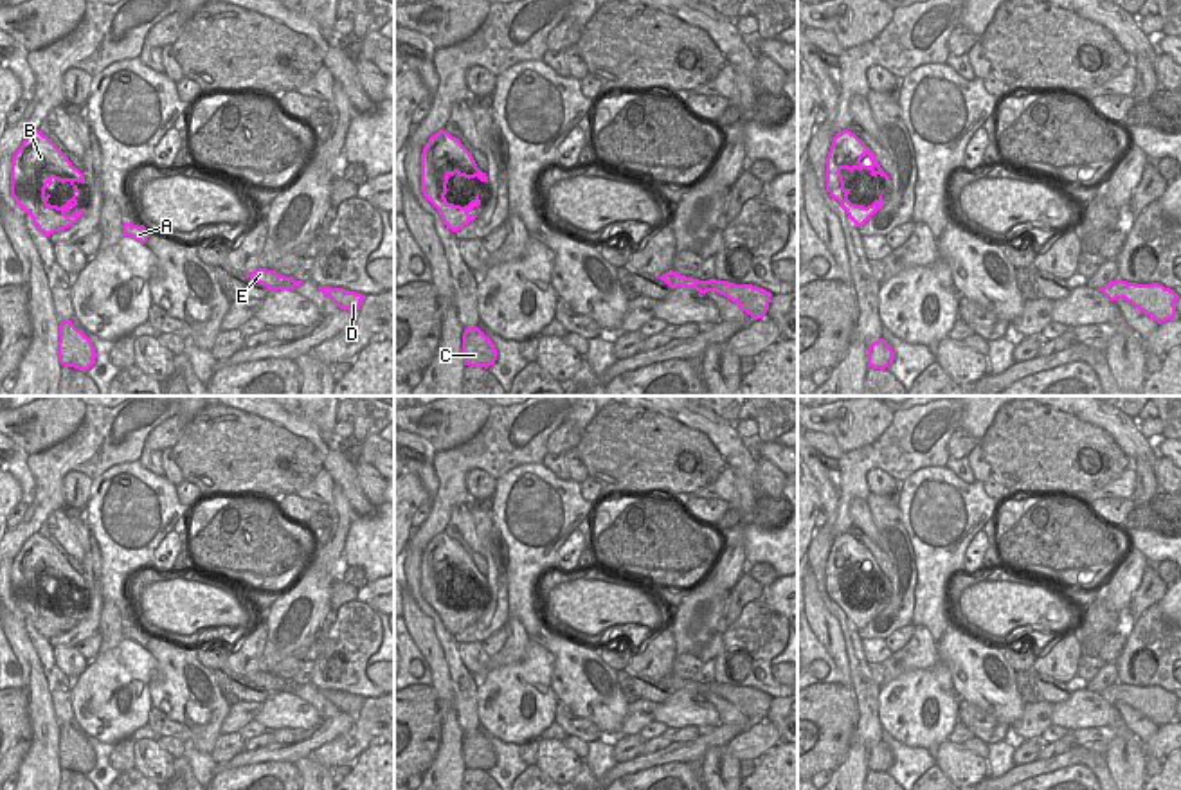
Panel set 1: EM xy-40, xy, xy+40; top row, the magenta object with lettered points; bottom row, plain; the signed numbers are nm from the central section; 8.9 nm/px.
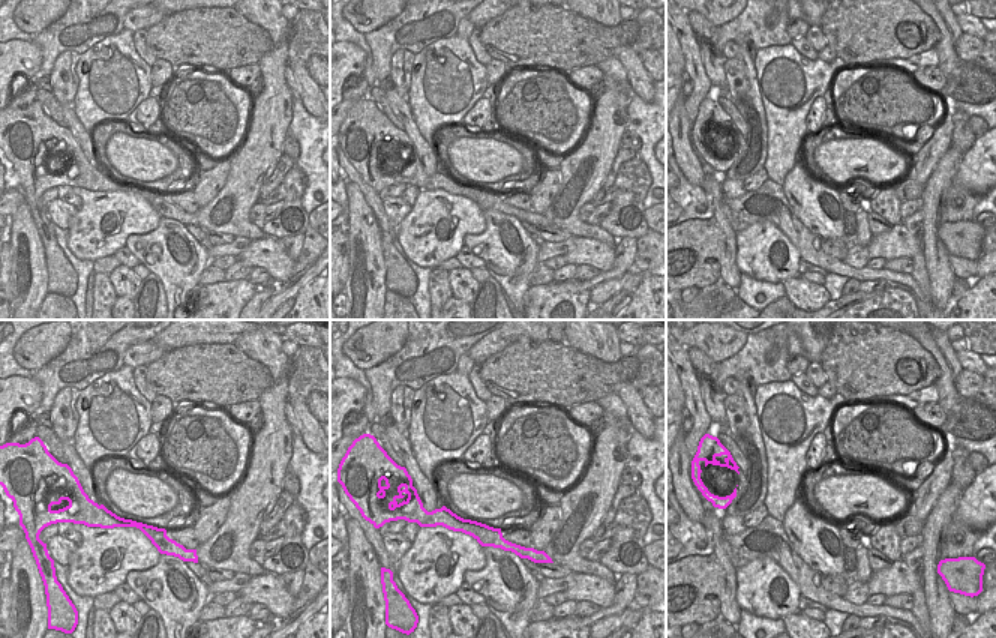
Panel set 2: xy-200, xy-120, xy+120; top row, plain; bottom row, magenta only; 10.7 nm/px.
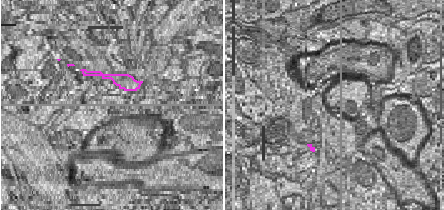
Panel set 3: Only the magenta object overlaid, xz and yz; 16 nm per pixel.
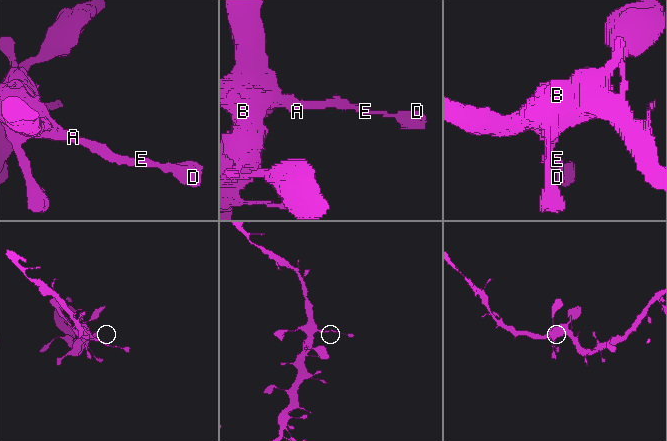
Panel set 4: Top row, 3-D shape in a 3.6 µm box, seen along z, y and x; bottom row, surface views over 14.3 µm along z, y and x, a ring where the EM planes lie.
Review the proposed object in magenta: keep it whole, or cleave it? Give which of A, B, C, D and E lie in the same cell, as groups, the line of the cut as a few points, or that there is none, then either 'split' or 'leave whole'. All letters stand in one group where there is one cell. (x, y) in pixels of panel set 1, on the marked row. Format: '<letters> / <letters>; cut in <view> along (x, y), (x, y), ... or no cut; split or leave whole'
A B C D E; no cut; leave whole

